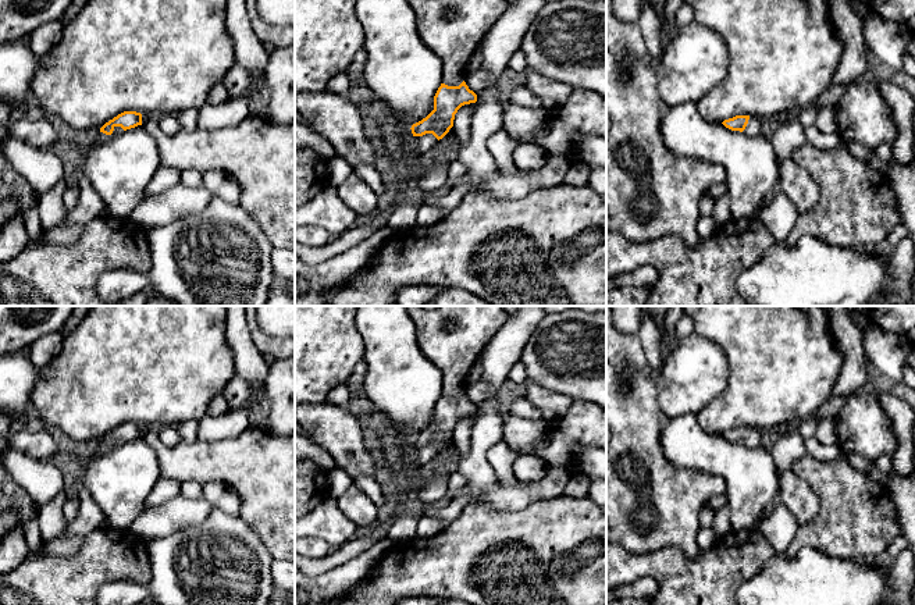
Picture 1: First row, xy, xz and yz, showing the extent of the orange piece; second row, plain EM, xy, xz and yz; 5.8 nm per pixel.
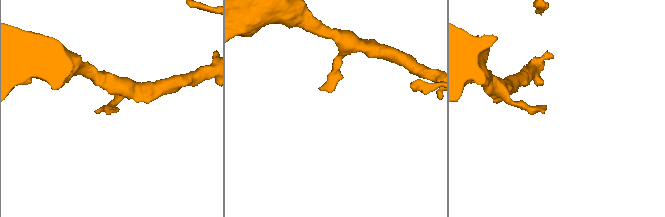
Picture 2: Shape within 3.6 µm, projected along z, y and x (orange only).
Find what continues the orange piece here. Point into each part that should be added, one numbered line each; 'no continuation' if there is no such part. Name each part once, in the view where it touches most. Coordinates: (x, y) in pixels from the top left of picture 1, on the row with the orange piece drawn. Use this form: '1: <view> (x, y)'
1: xy (102, 136)

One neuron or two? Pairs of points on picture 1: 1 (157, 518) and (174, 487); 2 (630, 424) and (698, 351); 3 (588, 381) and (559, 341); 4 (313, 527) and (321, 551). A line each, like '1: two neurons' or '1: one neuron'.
1: two neurons
2: two neurons
3: one neuron
4: two neurons

